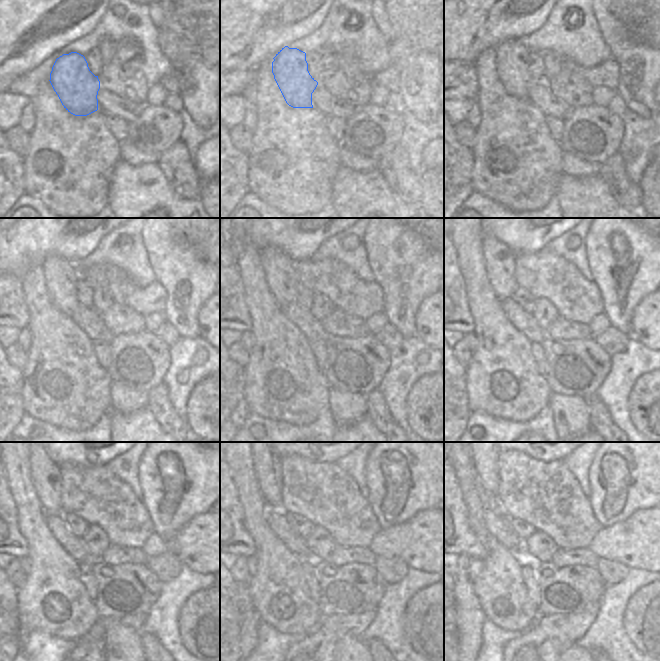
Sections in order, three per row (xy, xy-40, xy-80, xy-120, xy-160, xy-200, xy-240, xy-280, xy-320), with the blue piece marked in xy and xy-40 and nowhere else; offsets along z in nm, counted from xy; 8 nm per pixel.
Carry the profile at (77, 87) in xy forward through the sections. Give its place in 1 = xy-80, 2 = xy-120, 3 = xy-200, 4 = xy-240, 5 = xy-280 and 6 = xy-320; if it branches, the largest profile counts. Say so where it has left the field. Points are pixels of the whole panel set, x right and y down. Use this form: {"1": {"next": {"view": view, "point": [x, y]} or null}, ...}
{"1": {"next": {"view": "xy-80", "point": [512, 56]}}, "2": {"next": {"view": "xy-120", "point": [61, 276]}}, "3": {"next": {"view": "xy-200", "point": [500, 261]}}, "4": {"next": {"view": "xy-240", "point": [45, 472]}}, "5": {"next": {"view": "xy-280", "point": [267, 466]}}, "6": {"next": {"view": "xy-320", "point": [486, 462]}}}

